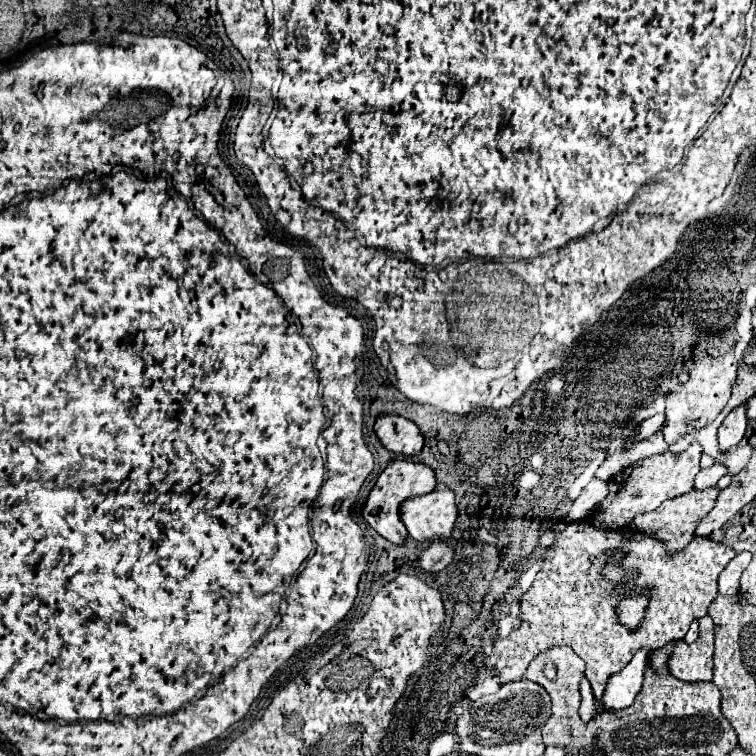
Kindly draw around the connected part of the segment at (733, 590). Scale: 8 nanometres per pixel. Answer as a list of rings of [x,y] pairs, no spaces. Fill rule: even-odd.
[[[741,552],[727,564],[727,568],[719,576],[719,594],[721,596],[729,598],[729,596],[737,596],[739,594],[739,576],[747,568],[749,562],[751,562],[751,554],[749,552]]]

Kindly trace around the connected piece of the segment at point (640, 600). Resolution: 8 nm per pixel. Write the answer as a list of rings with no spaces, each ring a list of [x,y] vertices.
[[[631,596],[631,598],[625,598],[621,604],[619,604],[619,620],[625,624],[625,626],[637,626],[643,618],[643,612],[647,608],[647,596]]]

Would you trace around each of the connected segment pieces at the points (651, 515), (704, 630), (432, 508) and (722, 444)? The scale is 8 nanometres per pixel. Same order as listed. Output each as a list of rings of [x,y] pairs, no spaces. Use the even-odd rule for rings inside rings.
[[[693,488],[693,490],[683,494],[683,496],[665,500],[665,504],[661,504],[657,510],[637,516],[633,522],[627,524],[627,528],[643,530],[643,532],[653,532],[659,540],[665,540],[669,552],[677,552],[677,550],[685,548],[685,544],[689,544],[689,538],[693,538],[693,530],[697,528],[699,520],[713,508],[717,494],[719,494],[717,488],[711,488],[711,490],[697,490]]]
[[[709,616],[699,620],[699,638],[693,644],[679,642],[669,658],[669,672],[685,682],[711,680],[715,652],[715,624]]]
[[[445,486],[435,488],[429,496],[409,498],[401,504],[401,520],[409,536],[421,544],[451,538],[457,514],[455,494]]]
[[[747,402],[733,408],[727,418],[723,420],[721,428],[719,428],[719,448],[721,452],[731,450],[735,444],[741,442],[741,438],[745,436],[747,430]]]

